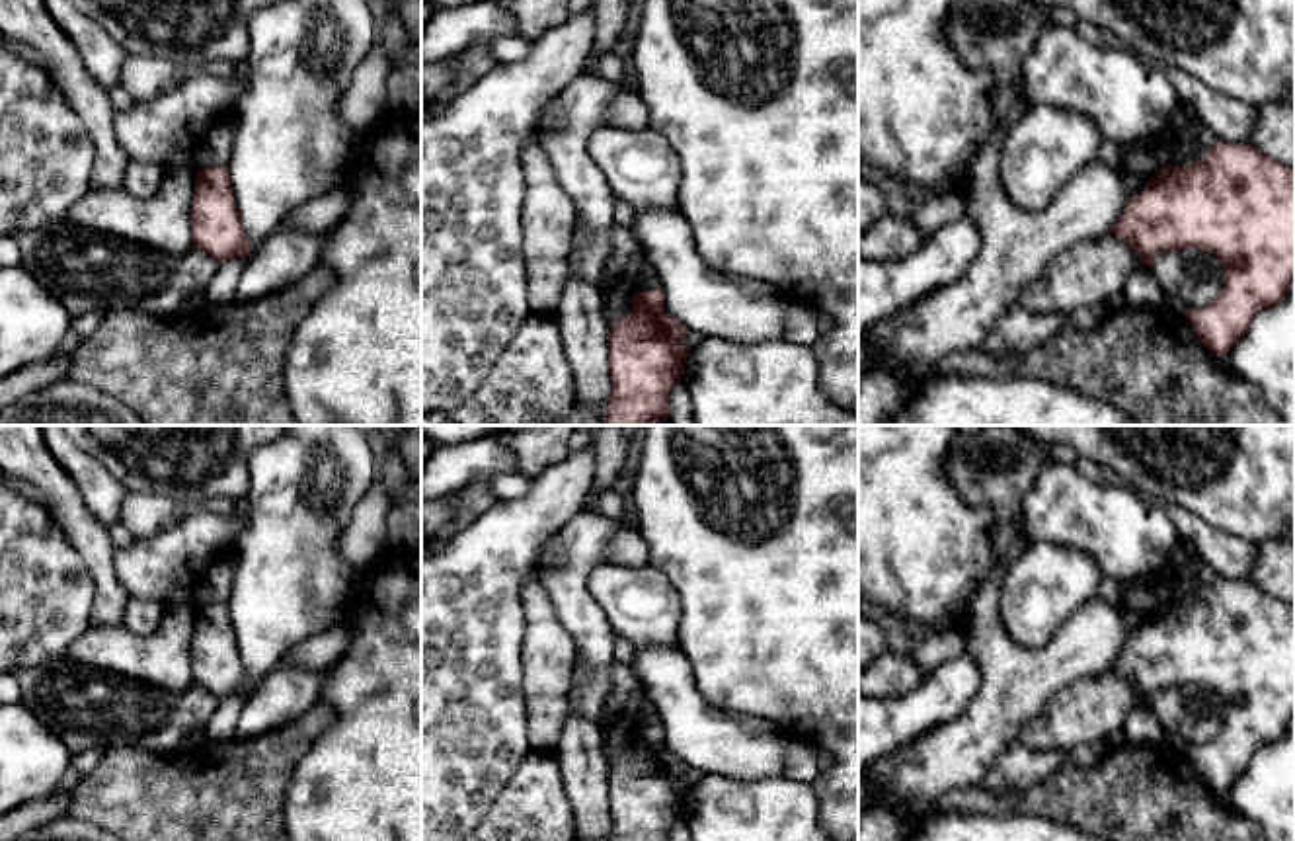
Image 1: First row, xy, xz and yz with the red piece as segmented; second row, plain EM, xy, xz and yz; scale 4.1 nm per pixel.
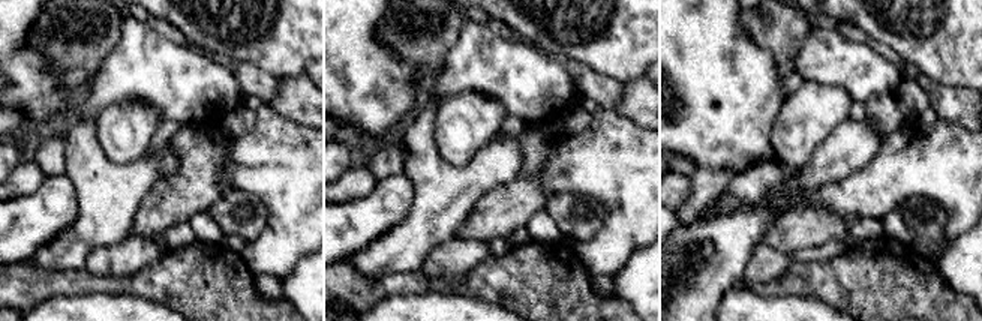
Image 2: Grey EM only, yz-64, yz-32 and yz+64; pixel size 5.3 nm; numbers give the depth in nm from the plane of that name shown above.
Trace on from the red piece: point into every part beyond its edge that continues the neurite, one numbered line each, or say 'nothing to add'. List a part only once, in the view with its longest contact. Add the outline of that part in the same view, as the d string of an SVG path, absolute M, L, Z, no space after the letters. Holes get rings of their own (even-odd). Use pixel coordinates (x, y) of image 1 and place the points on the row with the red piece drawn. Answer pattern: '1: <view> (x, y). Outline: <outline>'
nothing to add

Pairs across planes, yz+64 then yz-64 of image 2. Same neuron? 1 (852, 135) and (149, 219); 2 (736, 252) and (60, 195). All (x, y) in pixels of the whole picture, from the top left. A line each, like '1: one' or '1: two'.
1: two
2: two

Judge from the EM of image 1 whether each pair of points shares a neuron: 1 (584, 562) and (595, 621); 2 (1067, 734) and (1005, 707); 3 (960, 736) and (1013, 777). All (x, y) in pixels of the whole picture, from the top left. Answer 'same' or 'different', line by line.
1: same
2: different
3: different

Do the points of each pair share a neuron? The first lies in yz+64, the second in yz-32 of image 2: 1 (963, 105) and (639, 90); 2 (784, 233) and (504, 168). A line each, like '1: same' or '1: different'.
1: different
2: different

